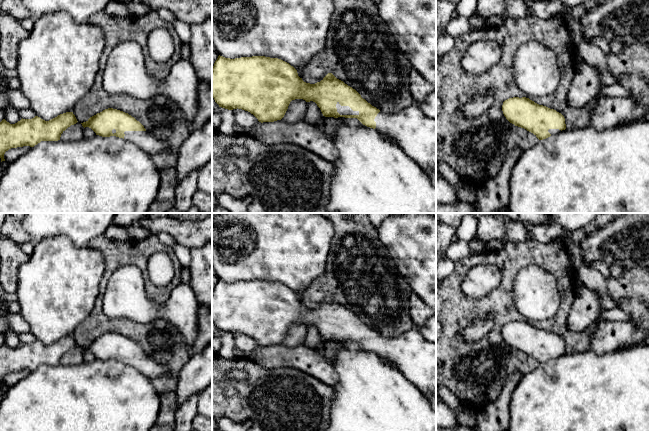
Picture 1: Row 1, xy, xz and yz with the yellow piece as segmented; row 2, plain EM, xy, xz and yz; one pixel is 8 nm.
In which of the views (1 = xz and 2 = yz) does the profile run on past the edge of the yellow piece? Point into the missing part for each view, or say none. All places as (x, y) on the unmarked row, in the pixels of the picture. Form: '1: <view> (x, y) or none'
1: xz (412, 354)
2: yz (552, 355)

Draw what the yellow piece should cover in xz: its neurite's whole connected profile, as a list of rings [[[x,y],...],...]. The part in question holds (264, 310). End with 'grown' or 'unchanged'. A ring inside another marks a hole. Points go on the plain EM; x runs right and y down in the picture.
[[[219,279],[212,291],[212,321],[219,331],[228,334],[238,332],[248,335],[261,347],[281,344],[290,326],[295,323],[315,326],[325,341],[357,342],[363,349],[393,362],[397,369],[424,393],[432,408],[436,411],[436,345],[428,342],[416,327],[400,334],[398,337],[384,337],[368,327],[355,313],[337,303],[332,297],[328,297],[320,306],[315,308],[306,307],[289,287],[278,282],[265,280],[230,283]]]; grown

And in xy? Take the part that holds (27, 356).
[[[66,336],[58,339],[57,341],[45,345],[38,340],[32,343],[21,343],[15,348],[10,348],[5,343],[0,346],[0,382],[1,386],[5,385],[4,378],[11,372],[30,370],[34,371],[41,365],[58,365],[61,358],[71,349],[76,348],[78,345],[73,336]]]; unchanged

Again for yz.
[[[526,321],[505,324],[502,335],[510,347],[533,357],[539,364],[566,353],[565,342],[561,337]]]; grown

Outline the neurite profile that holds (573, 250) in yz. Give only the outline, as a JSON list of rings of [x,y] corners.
[[[575,244],[567,245],[567,252],[570,259],[571,269],[574,272],[577,272],[579,267],[584,264],[581,258],[580,246]]]

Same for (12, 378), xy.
[[[30,370],[11,372],[8,375],[5,376],[4,383],[7,387],[12,387],[19,380],[26,377],[30,372],[31,372]]]

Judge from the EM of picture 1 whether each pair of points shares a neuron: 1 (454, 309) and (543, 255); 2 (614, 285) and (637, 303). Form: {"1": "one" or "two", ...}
{"1": "one", "2": "one"}

